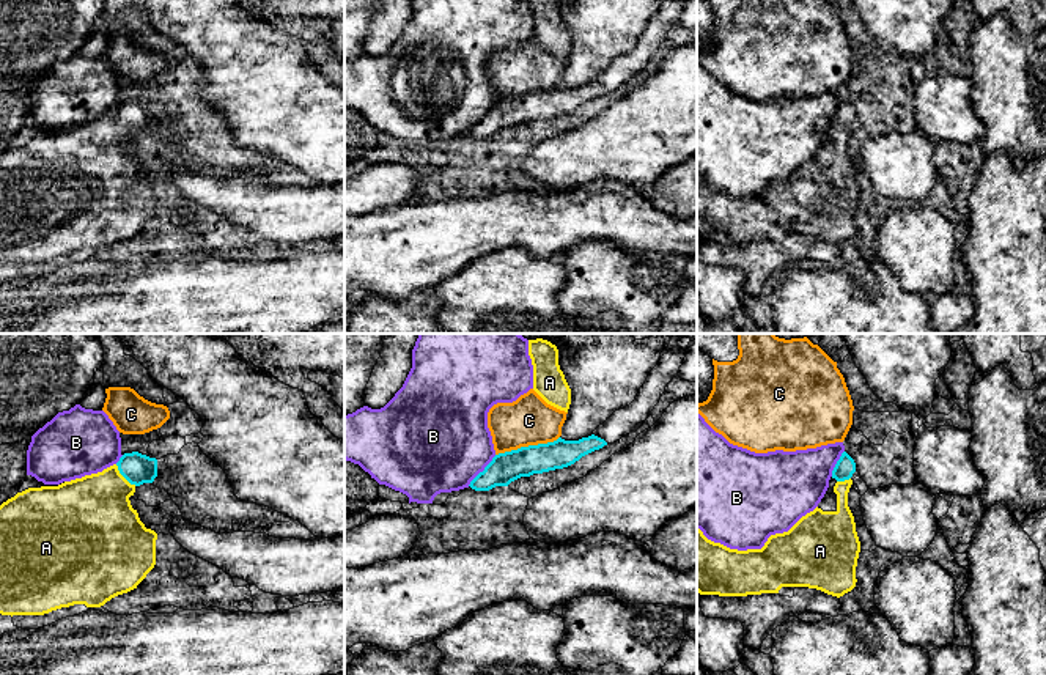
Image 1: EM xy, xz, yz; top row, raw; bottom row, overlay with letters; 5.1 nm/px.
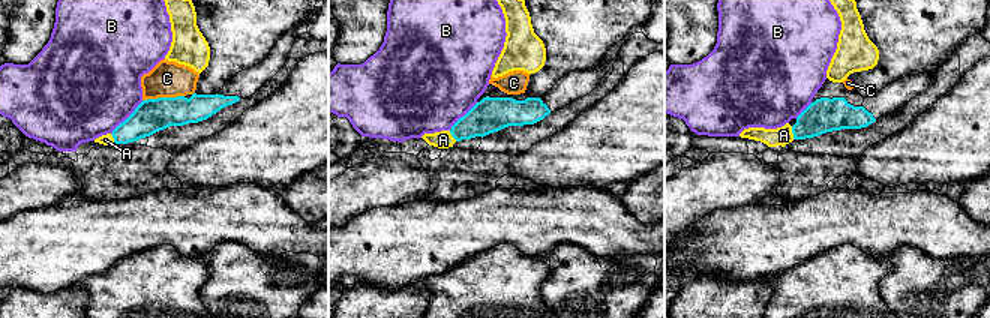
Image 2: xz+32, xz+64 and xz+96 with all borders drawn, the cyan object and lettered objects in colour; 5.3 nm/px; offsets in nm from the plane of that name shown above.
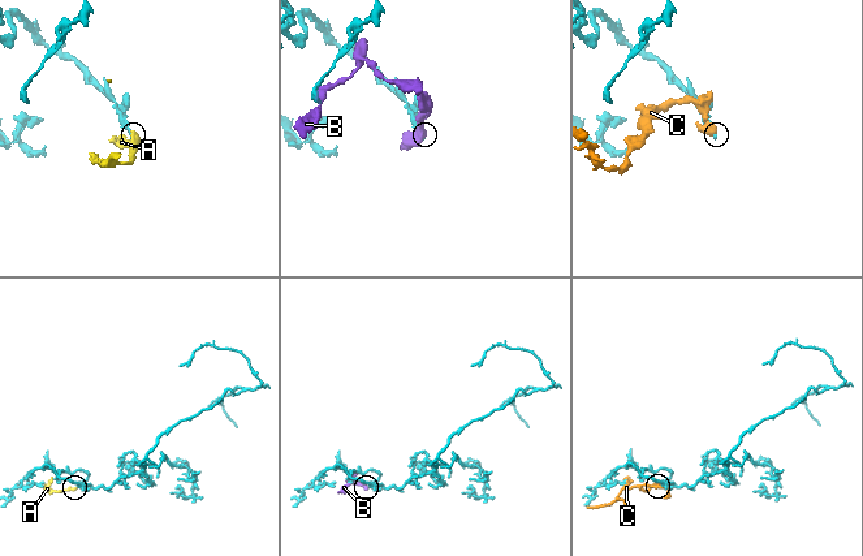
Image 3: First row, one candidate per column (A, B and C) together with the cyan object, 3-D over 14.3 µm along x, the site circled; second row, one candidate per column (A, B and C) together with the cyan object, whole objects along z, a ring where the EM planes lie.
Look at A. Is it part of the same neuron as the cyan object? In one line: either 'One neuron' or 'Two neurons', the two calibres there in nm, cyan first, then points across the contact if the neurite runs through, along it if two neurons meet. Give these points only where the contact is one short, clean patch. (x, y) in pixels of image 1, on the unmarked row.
One neuron. Thickness 160 nm (cyan) against 400 nm. Path across: xy (136, 115), (125, 125), (99, 150), (93, 162)

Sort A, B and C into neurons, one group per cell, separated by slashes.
A / B / C

